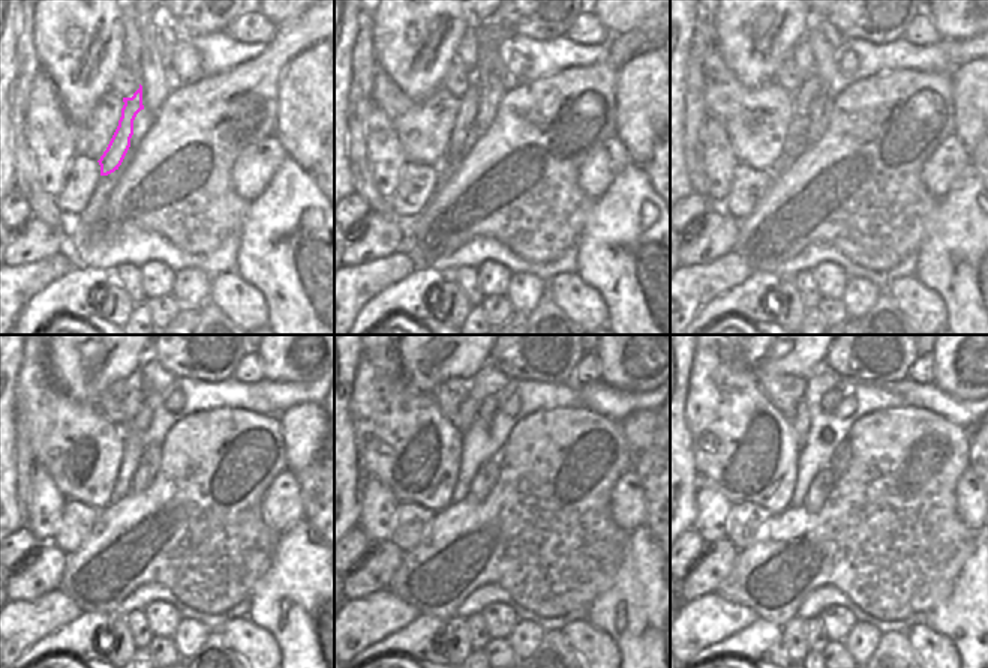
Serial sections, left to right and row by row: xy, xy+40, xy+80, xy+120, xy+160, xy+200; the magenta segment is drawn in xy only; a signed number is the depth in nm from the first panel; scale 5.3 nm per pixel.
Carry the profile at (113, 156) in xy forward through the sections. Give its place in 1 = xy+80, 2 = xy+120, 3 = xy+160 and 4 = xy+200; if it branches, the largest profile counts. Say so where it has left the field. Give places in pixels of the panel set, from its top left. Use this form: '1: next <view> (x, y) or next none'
1: next xy+80 (802, 99)
2: next xy+120 (140, 422)
3: next xy+160 (489, 406)
4: next xy+200 (831, 398)

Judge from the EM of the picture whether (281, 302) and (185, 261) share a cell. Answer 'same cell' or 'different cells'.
different cells

